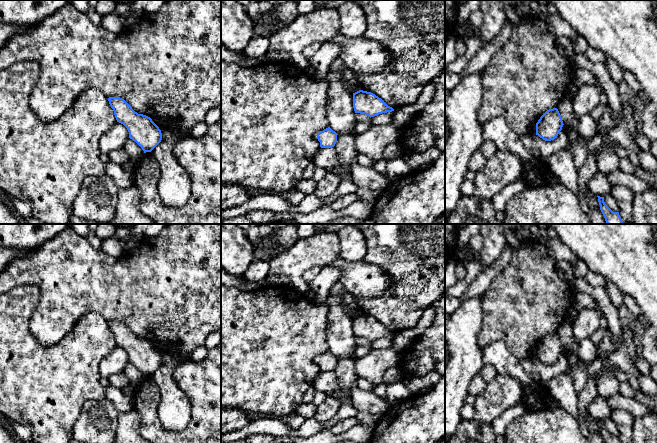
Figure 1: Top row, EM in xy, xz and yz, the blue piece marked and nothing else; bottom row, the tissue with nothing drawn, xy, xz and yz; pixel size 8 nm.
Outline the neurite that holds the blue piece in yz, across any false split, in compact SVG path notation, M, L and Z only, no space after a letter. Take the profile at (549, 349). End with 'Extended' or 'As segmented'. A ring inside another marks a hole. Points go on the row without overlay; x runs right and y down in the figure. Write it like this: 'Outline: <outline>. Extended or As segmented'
Outline: M549 333L536 347L536 359L546 365L554 364L562 354L563 349L558 333Z. As segmented

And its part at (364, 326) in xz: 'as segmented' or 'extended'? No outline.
as segmented

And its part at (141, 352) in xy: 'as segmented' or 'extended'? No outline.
as segmented

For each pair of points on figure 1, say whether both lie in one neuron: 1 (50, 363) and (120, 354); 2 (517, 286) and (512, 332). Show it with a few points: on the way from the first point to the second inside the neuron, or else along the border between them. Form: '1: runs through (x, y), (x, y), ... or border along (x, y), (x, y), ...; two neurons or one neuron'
1: border along (116, 345), (99, 364), (101, 376); two neurons
2: runs through (517, 297), (517, 321); one neuron

